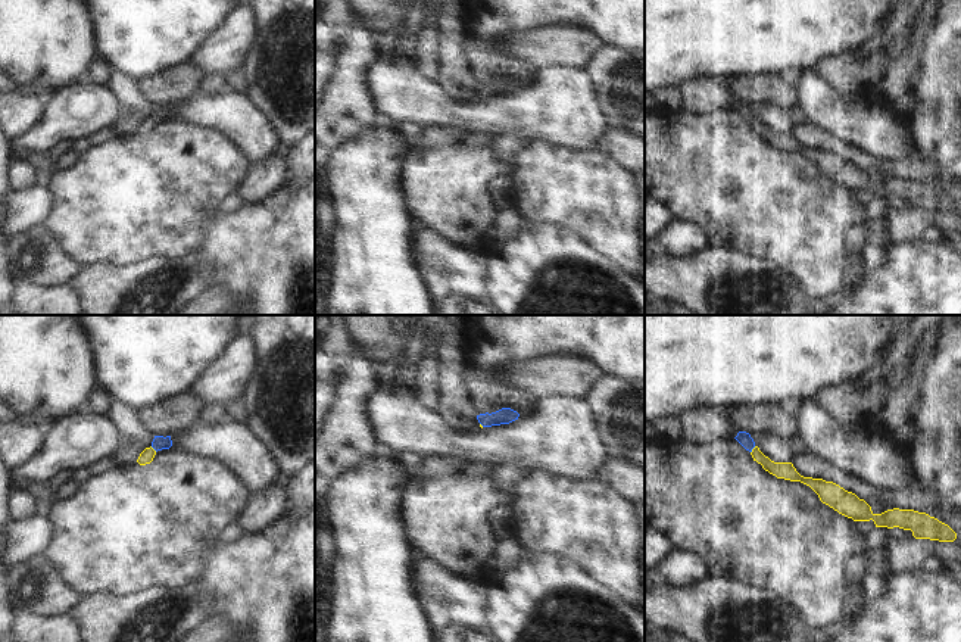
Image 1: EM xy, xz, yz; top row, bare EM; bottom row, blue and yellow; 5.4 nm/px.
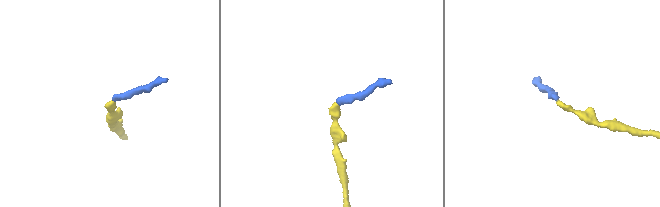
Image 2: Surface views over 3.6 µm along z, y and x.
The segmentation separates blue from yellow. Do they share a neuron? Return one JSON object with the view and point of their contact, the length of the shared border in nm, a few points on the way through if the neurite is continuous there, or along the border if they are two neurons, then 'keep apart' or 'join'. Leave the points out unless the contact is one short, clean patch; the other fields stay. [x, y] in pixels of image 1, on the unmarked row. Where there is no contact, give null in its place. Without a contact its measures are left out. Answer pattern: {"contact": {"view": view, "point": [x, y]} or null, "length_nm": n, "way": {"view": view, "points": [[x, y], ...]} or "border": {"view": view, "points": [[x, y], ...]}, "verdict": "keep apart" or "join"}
{"contact": {"view": "yz", "point": [752, 118]}, "length_nm": 50, "way": {"view": "yz", "points": [[743, 108], [752, 118], [768, 136], [782, 140]]}, "verdict": "join"}

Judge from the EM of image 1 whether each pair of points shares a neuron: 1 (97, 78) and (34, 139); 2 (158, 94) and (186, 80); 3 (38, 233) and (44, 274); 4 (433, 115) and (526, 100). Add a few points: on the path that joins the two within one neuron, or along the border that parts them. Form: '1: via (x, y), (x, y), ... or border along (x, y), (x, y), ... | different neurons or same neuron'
1: border along (90, 84), (103, 86) | different neurons
2: via (165, 89), (178, 84) | same neuron
3: via (38, 243), (38, 259), (43, 264) | same neuron
4: via (456, 114), (502, 114) | same neuron

